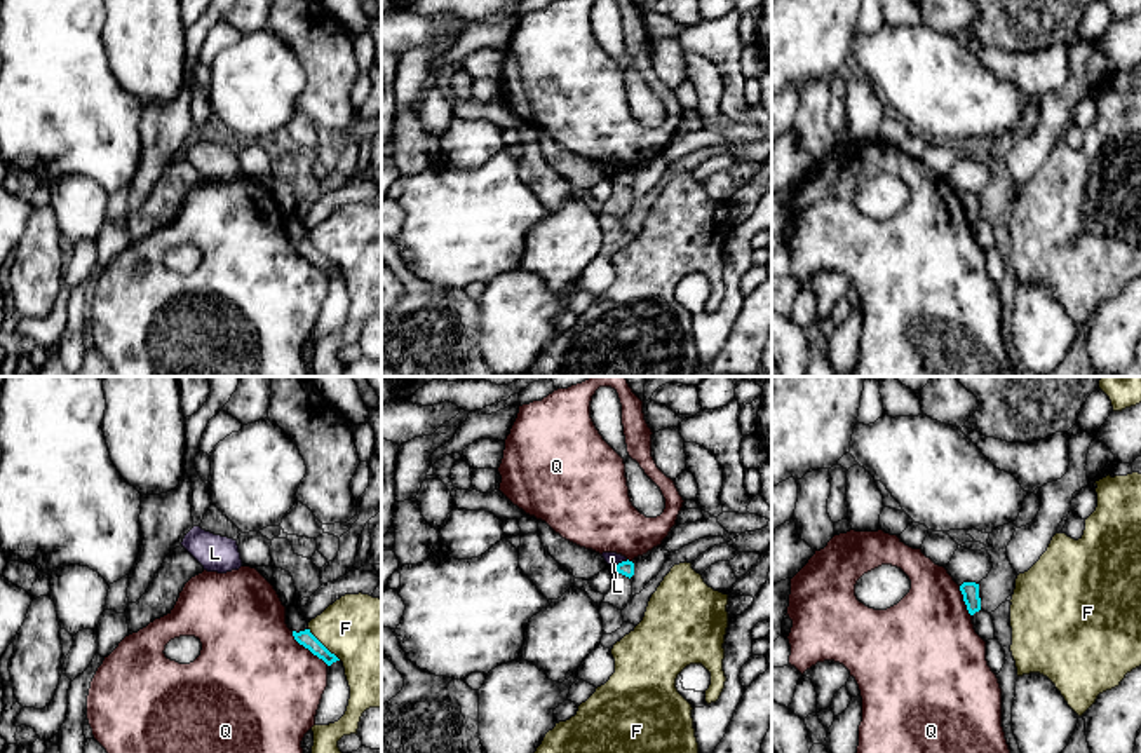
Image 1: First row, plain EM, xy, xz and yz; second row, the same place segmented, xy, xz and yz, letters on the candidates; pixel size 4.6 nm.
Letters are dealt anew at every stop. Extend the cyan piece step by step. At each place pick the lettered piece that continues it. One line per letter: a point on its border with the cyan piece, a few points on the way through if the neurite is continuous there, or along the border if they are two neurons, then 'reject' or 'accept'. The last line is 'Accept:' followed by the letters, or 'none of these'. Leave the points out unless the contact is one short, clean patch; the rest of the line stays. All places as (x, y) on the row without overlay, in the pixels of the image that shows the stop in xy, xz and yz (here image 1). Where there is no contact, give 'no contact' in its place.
F: xy (323, 255) | reject
L: xz (622, 171) | along xz (627, 169), (614, 176) | reject
Q: xy (309, 258) | reject
Accept: none of these

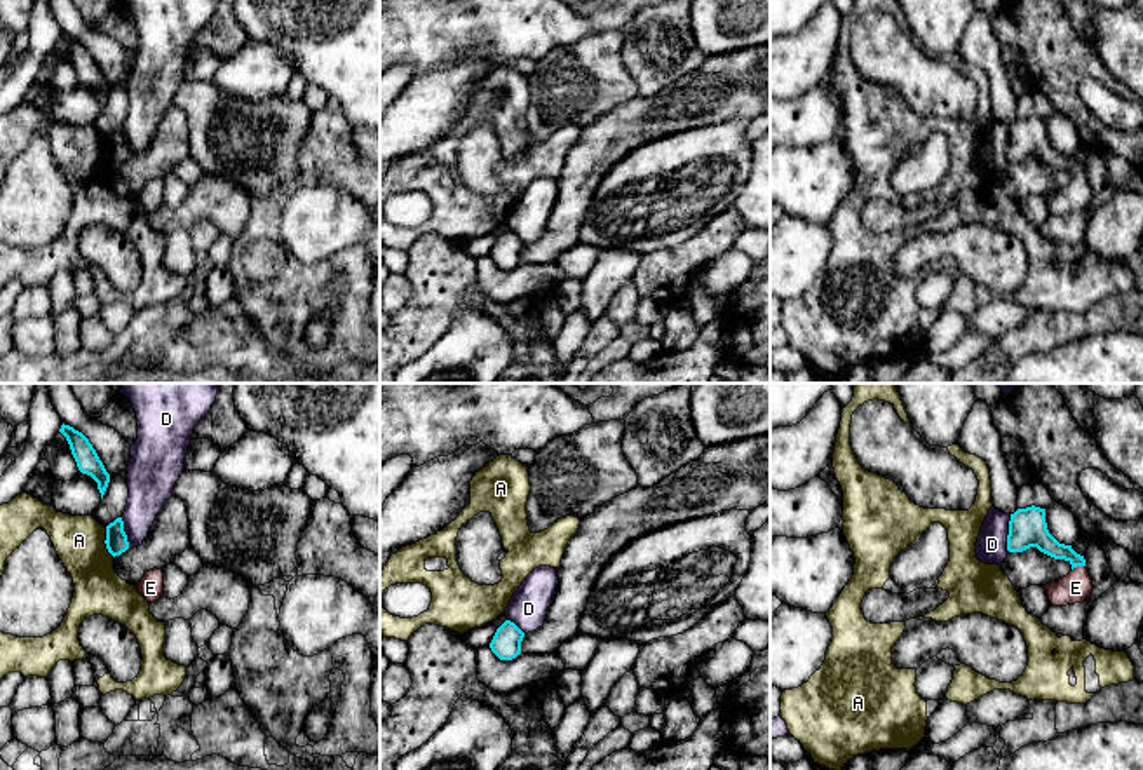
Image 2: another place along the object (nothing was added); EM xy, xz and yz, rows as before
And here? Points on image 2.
A: xy (105, 152) | reject
D: yz (1009, 143) | along yz (1011, 124), (1007, 161) | reject
E: yz (1077, 175) | across yz (1034, 143), (1067, 162), (1077, 175), (1075, 197) | accept
Accept: E

